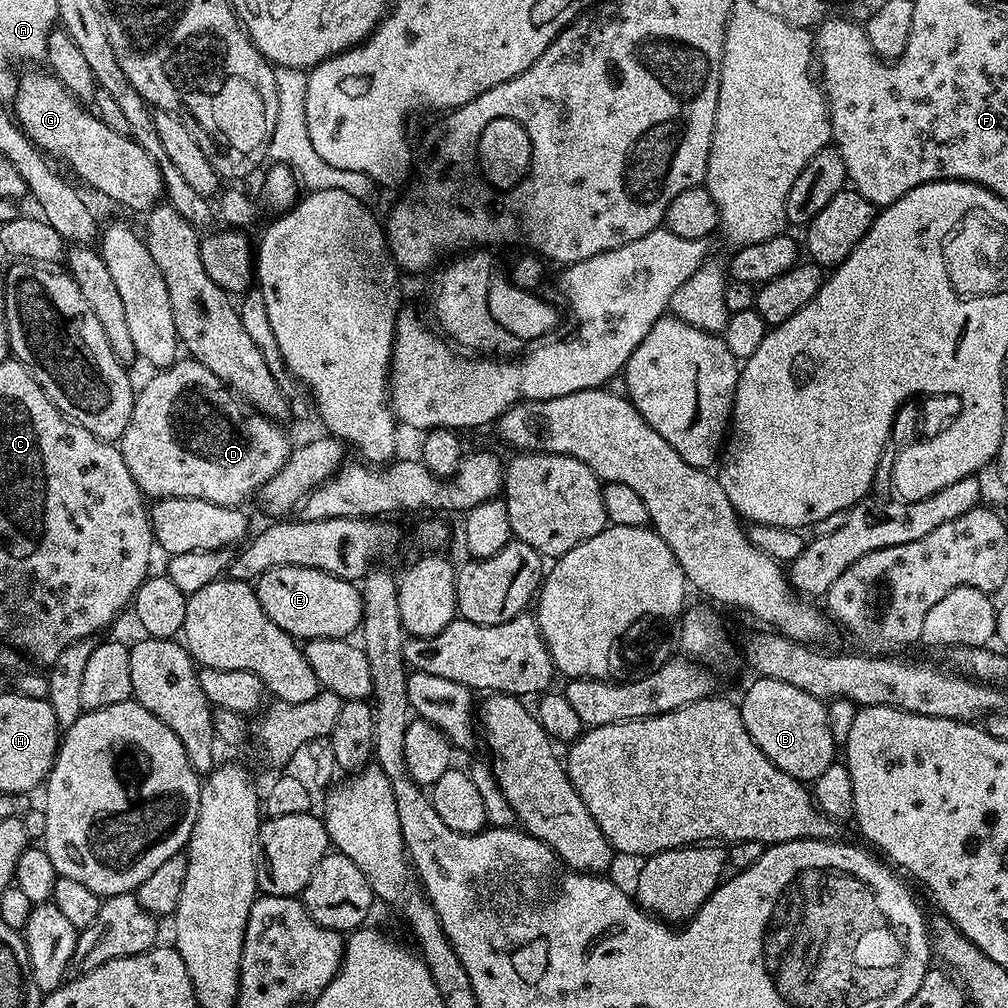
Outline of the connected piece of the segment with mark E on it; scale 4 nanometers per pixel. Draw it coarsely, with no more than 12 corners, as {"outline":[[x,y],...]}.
{"outline":[[302,566],[254,584],[270,621],[297,641],[359,629],[353,581]]}

